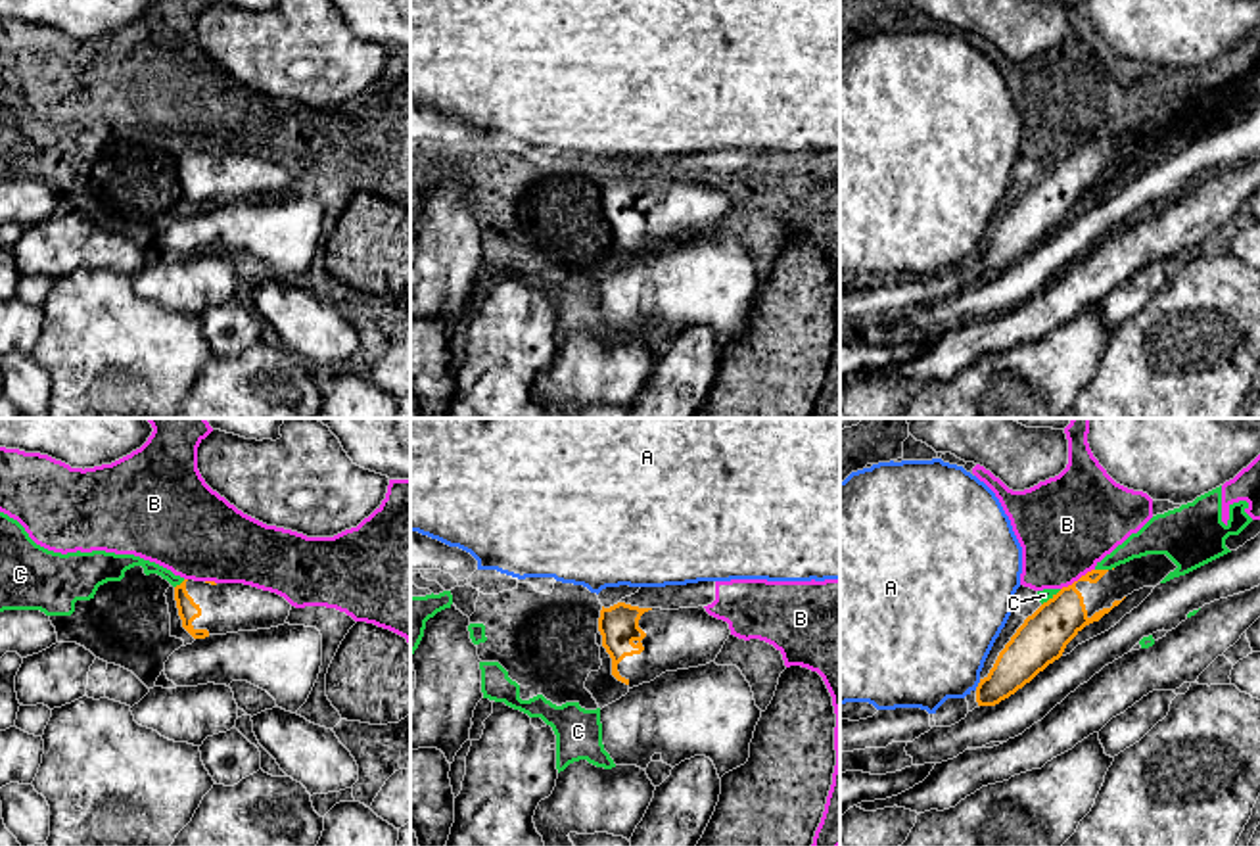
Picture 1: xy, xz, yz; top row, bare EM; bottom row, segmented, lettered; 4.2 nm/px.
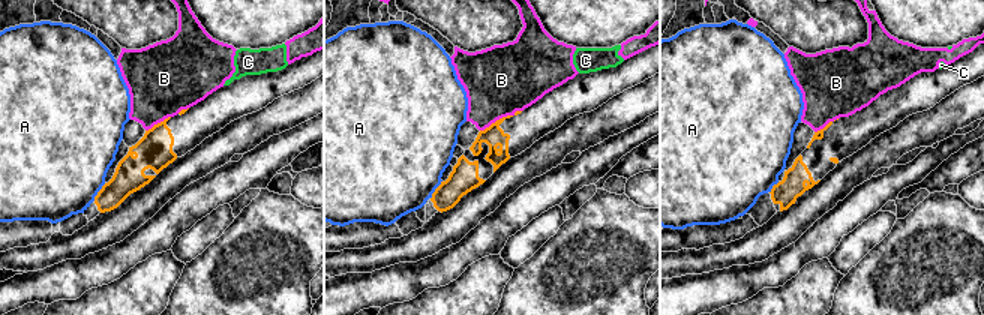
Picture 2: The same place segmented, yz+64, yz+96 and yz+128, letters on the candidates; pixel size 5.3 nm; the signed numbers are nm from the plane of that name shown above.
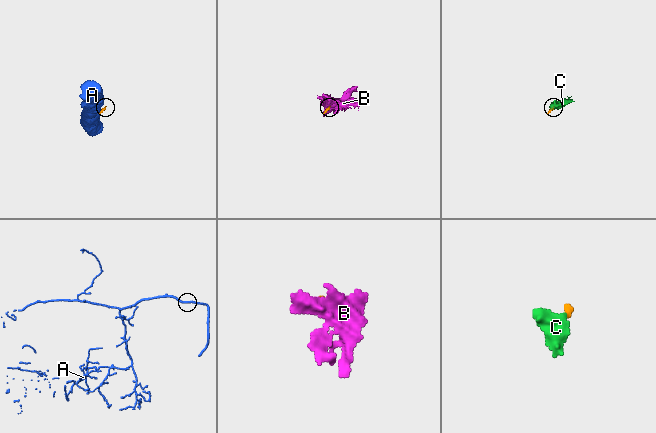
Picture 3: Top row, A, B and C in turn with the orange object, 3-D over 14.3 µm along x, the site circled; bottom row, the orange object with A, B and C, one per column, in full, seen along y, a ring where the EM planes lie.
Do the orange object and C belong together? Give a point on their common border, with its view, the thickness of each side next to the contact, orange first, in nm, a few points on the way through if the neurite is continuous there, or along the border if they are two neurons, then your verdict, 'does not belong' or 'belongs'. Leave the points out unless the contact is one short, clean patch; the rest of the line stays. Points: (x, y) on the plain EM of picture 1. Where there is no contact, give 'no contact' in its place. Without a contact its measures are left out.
meets orange in yz at (1101, 140); 180 nm thick on the orange side, 130 nm on the other; border along yz (1096, 139), (1107, 140); does not belong

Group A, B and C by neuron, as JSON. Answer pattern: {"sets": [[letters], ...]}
{"sets": [["A"], ["B", "C"]]}

